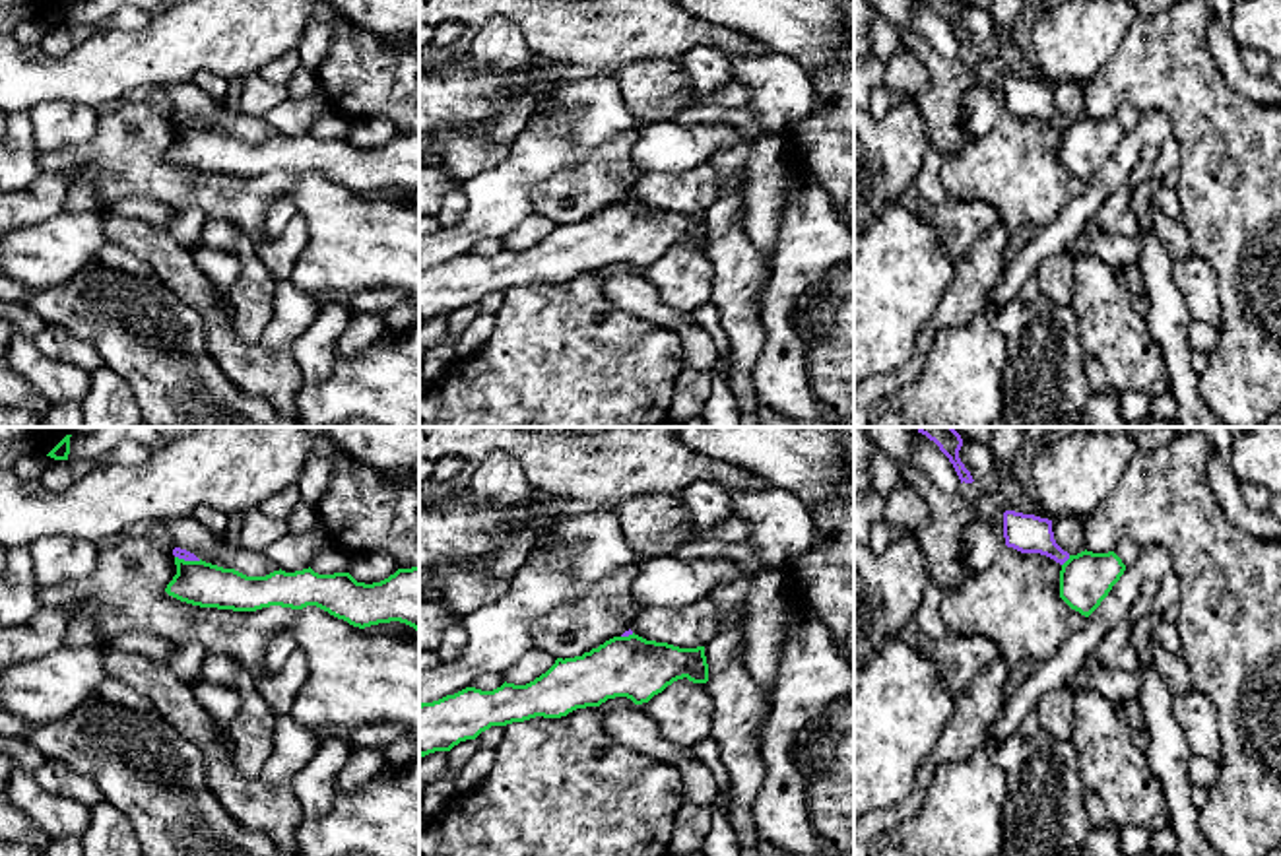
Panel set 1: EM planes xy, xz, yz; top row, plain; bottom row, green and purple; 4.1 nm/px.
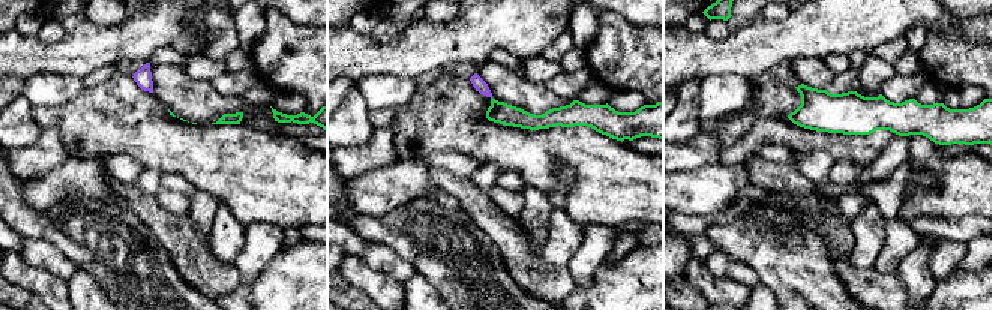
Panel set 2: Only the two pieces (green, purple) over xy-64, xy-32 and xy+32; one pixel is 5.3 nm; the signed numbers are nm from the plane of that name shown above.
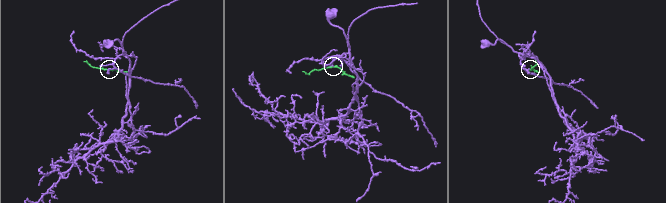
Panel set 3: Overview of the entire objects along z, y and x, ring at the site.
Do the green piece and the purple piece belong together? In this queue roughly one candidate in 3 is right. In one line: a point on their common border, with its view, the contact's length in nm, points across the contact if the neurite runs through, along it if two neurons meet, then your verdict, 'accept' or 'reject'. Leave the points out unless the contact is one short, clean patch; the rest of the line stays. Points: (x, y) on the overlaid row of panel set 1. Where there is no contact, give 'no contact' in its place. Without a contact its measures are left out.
meets green in yz at (1066, 561); contact 60 nm long; border along yz (1070, 556), (1062, 565); reject

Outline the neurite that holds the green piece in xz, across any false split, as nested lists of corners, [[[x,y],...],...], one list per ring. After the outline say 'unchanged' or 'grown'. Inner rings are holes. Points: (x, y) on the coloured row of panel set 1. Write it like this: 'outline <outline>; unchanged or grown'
outline [[[635,633],[613,637],[582,656],[557,658],[545,674],[526,685],[505,681],[493,691],[466,687],[421,703],[419,755],[450,751],[491,726],[536,716],[561,718],[615,697],[642,705],[683,677],[693,683],[708,681],[705,646],[679,648]]]; unchanged

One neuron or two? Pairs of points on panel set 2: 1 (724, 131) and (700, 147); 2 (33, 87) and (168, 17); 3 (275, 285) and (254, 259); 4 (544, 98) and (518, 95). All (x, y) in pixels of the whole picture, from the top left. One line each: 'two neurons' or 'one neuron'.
1: two neurons
2: two neurons
3: two neurons
4: one neuron

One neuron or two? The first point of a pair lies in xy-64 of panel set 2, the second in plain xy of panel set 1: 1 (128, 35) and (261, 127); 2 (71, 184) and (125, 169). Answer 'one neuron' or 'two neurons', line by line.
1: two neurons
2: two neurons

